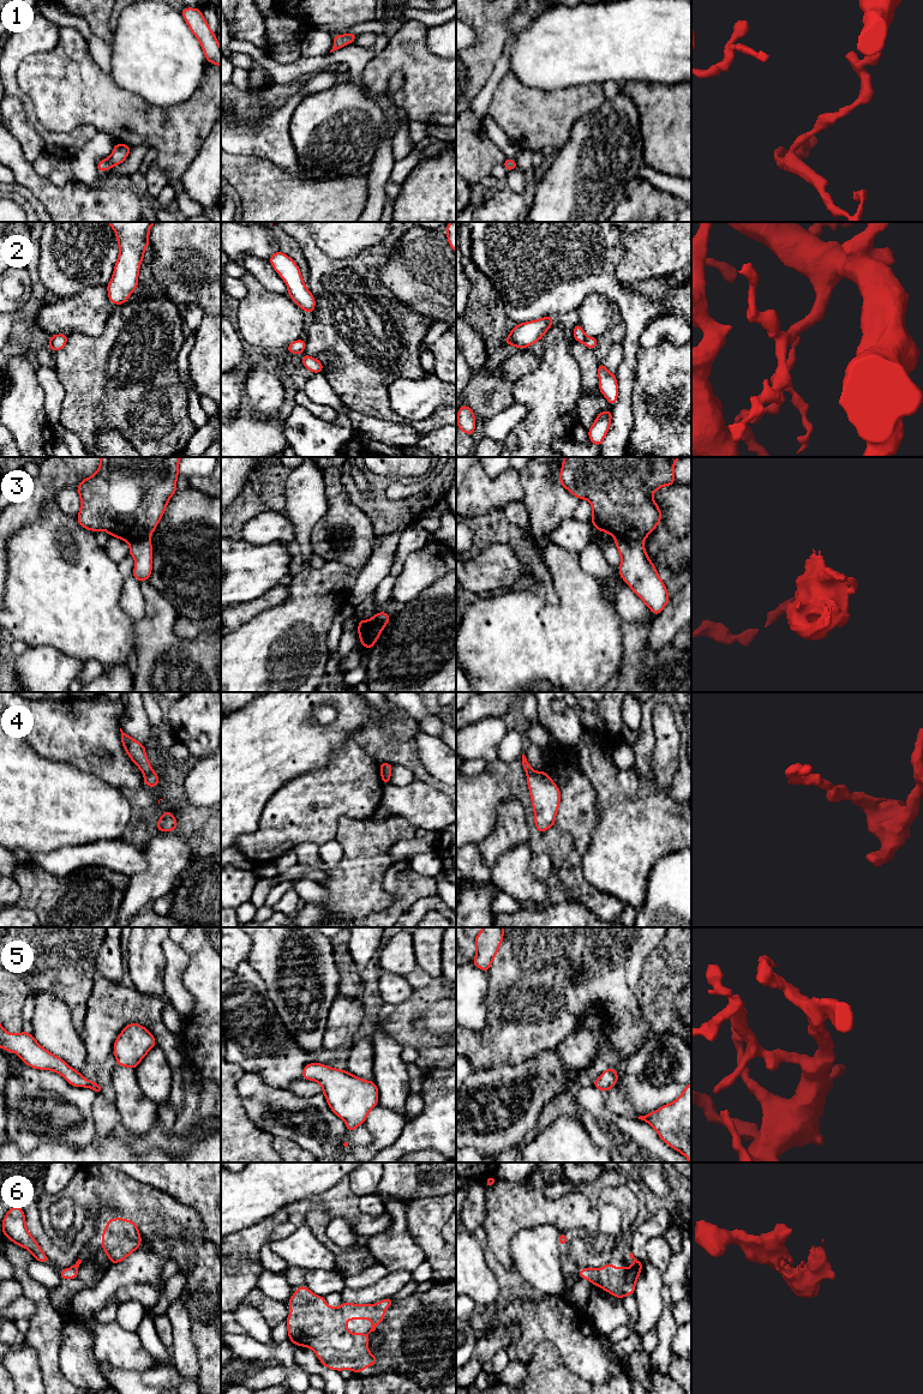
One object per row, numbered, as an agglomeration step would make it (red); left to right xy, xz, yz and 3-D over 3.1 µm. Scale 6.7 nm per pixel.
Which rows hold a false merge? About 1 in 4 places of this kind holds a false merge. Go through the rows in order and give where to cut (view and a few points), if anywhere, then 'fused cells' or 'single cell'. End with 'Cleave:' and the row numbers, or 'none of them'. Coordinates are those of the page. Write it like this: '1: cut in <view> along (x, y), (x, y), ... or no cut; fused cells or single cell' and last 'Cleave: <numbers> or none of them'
1: no cut; single cell
2: no cut; single cell
3: cut in yz along (616, 536), (623, 540), (639, 540), (642, 542); fused cells
4: cut in xy along (153, 770), (144, 776); fused cells
5: no cut; single cell
6: no cut; single cell
Cleave: 3, 4

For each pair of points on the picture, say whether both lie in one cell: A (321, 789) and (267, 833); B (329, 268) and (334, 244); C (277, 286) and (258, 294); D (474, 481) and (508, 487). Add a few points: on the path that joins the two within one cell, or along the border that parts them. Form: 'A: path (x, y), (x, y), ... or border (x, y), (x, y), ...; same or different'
A: path (307, 803), (280, 828); same
B: border (313, 235), (317, 245), (329, 256), (359, 256); different
C: border (247, 272), (267, 290), (287, 295); different
D: path (483, 487), (499, 487); same

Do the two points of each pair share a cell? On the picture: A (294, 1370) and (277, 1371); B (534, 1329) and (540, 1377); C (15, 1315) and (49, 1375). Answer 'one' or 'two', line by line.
A: two
B: two
C: two

